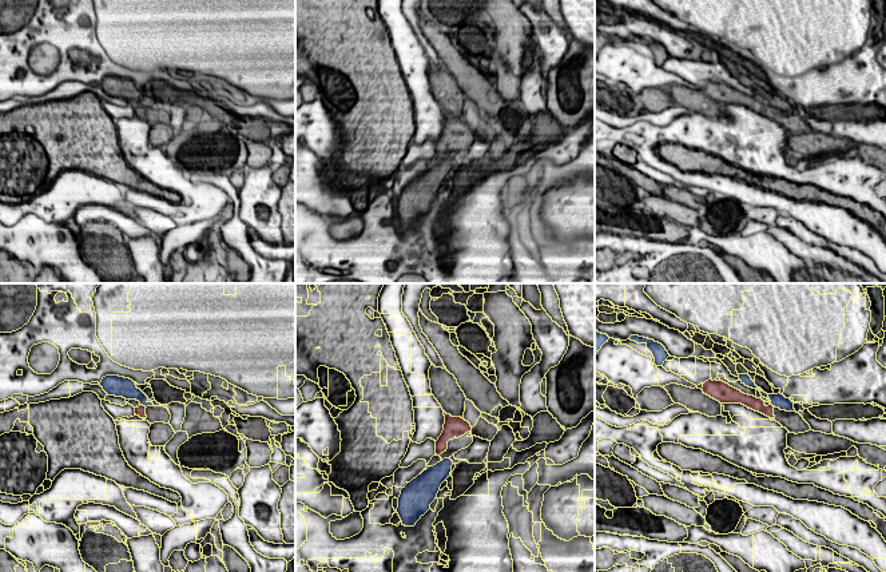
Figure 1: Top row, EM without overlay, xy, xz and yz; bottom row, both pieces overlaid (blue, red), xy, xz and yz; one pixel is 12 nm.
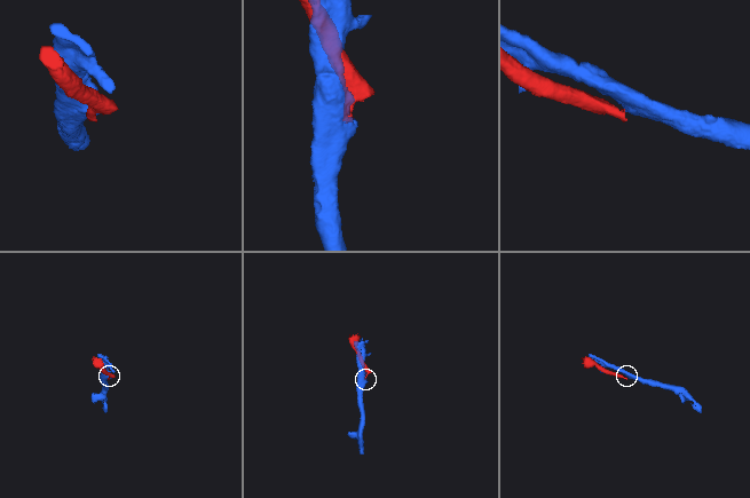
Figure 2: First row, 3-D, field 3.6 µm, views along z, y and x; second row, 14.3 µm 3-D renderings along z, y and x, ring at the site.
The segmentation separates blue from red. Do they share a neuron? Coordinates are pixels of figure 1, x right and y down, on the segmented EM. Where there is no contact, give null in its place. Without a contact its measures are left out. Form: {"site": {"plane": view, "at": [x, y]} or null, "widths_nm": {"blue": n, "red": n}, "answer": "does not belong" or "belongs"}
{"site": {"plane": "xy", "at": [143, 405]}, "widths_nm": {"blue": 220, "red": 120}, "answer": "does not belong"}

